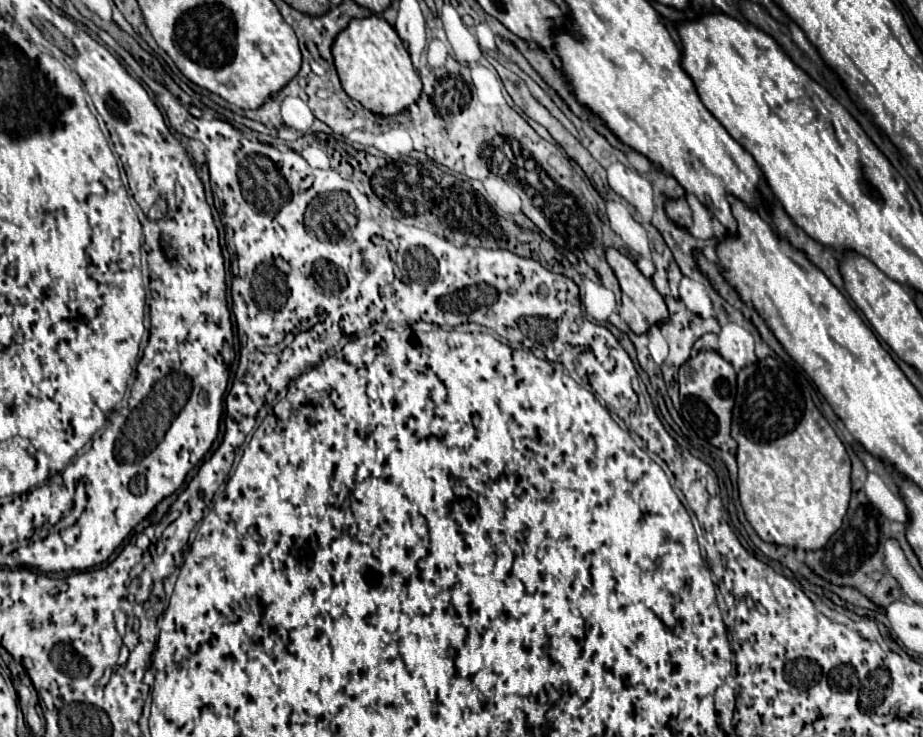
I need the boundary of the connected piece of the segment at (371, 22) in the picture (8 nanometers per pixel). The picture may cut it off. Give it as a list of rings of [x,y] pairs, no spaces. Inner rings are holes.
[[[378,15],[350,19],[348,27],[334,39],[332,55],[344,91],[372,113],[394,115],[414,103],[422,93],[422,81],[408,51],[404,49],[394,27]]]

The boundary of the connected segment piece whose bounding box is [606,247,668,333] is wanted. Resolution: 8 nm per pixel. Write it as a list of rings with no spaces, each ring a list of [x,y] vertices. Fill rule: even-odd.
[[[614,247],[606,249],[606,261],[608,261],[608,265],[614,269],[614,273],[616,273],[616,277],[618,277],[618,283],[620,283],[620,289],[622,289],[620,317],[628,323],[628,327],[630,327],[634,333],[646,333],[650,325],[660,323],[660,321],[666,321],[668,309],[666,309],[666,303],[664,303],[662,295],[656,291],[654,283],[638,271],[638,267],[634,265],[634,261],[628,259],[626,255],[622,255],[622,253],[620,253],[618,249],[614,249]]]

